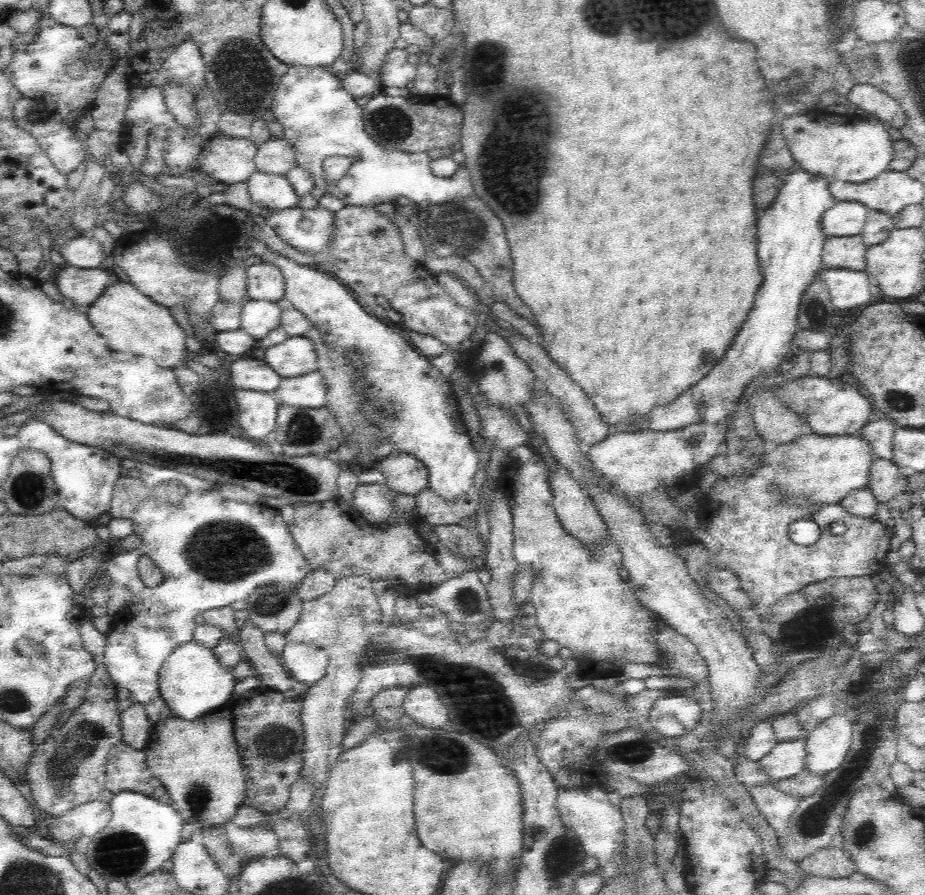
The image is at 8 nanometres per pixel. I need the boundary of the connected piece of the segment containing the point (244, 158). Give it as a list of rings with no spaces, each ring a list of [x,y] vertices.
[[[214,135],[201,147],[202,152],[197,162],[197,169],[226,185],[244,182],[257,170],[254,162],[257,147],[250,139],[233,139],[226,135]]]

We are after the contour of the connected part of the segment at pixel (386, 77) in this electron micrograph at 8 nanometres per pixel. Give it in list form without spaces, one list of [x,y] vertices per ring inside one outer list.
[[[392,48],[376,79],[379,85],[402,88],[415,79],[416,73],[417,59],[410,56],[406,49]]]

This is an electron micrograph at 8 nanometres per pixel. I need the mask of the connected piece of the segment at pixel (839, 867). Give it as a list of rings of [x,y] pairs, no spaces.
[[[831,844],[801,860],[799,865],[806,874],[835,879],[846,878],[856,872],[856,863],[852,857]]]

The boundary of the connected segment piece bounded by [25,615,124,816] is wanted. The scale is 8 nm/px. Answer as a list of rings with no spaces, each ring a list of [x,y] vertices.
[[[91,615],[85,616],[82,622],[80,622],[80,638],[86,651],[92,655],[92,659],[96,663],[96,670],[89,678],[83,703],[72,711],[71,716],[62,726],[57,726],[49,734],[43,744],[35,748],[27,764],[25,780],[31,788],[35,806],[41,812],[50,816],[62,816],[64,812],[68,812],[68,809],[98,799],[100,792],[105,788],[107,754],[110,748],[122,741],[120,715],[124,705],[118,701],[117,686],[108,674],[104,664],[106,636],[107,633],[101,633],[96,630]]]

